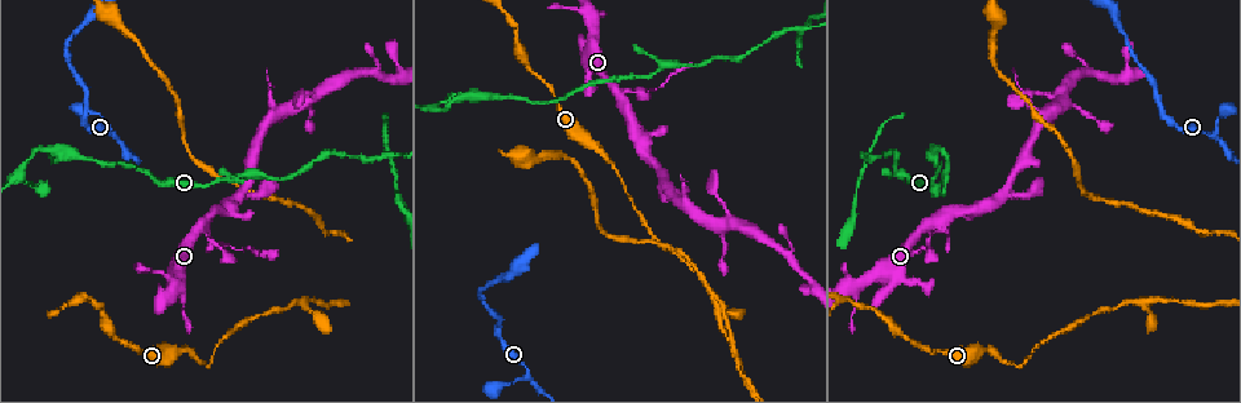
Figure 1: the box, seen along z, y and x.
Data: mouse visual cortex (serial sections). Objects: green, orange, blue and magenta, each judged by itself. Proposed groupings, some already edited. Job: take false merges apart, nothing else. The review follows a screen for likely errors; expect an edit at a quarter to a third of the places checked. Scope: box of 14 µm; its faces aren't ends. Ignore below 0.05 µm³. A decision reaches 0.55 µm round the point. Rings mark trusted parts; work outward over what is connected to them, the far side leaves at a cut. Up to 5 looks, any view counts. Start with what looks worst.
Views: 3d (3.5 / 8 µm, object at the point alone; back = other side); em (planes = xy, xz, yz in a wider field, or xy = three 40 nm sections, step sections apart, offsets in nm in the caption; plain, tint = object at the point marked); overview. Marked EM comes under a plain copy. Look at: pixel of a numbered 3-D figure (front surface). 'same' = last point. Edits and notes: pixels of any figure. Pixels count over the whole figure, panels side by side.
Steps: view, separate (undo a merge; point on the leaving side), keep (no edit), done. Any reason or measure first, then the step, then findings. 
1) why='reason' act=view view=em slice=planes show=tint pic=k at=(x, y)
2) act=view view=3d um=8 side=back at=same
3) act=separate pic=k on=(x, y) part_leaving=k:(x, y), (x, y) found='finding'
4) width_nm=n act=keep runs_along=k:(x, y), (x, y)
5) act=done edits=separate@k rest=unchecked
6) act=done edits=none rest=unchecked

why='branch point' act=view view=3d um=3.5 pic=1 at=(390, 157)

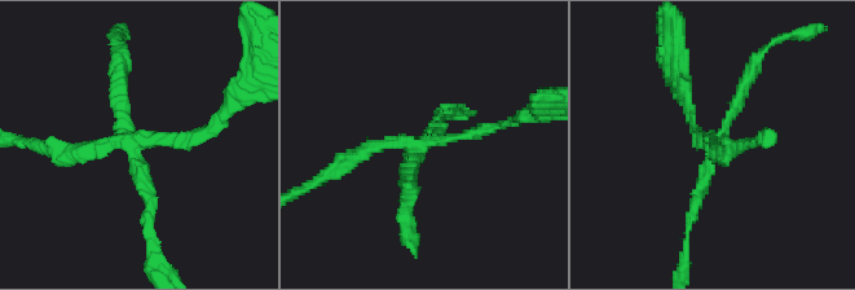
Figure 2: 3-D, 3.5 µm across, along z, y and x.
act=view view=em slice=xy step=3 show=tint pic=2 at=(414, 144)

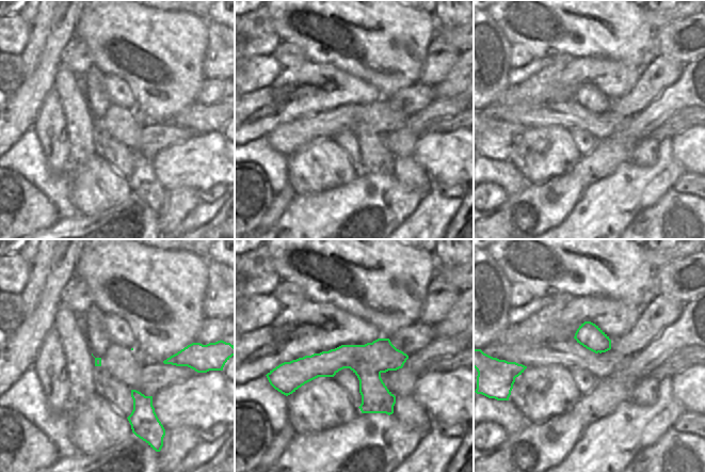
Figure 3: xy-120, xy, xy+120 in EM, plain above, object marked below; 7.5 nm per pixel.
act=separate pic=2 on=(697, 193) part_leaving=2:(126, 143), (149, 198), (153, 258) found='a second cell is stuck on'

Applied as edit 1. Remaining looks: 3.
why='redraw' act=view view=overview

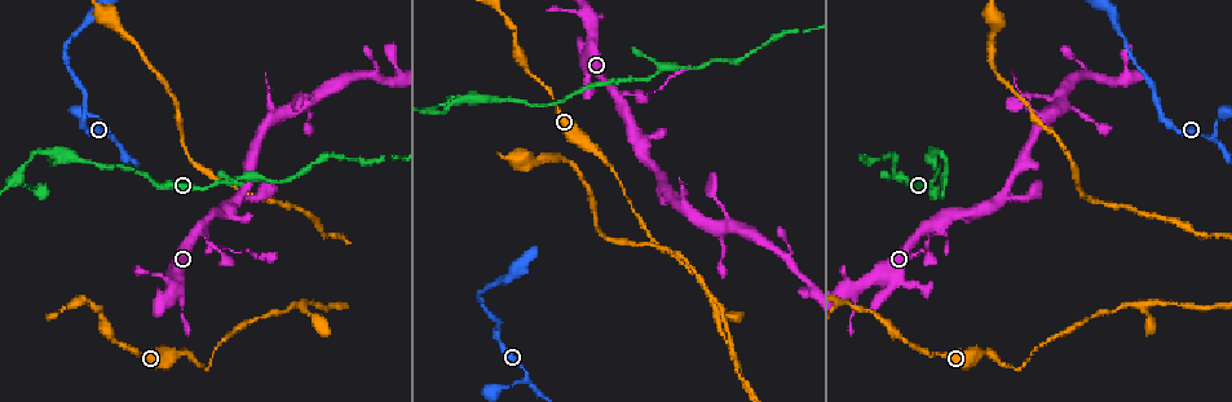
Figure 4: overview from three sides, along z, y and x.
why='a narrow waist' act=view view=3d um=3.5 pic=4 at=(18, 176)

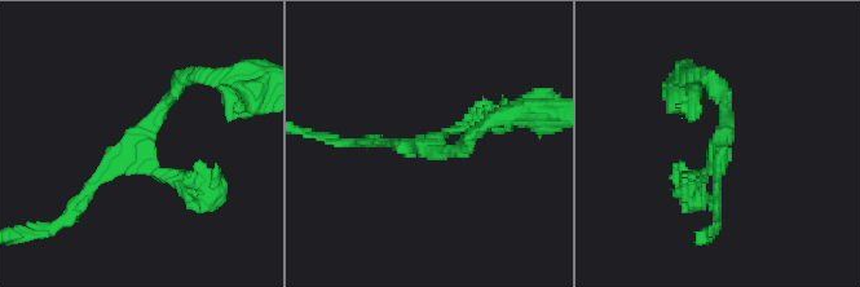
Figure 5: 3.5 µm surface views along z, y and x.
arms=3 arm_widths_nm=100,150,200 why='shape alone is not enough' act=view view=em slice=xy step=5 show=tint pic=5 at=(143, 137)

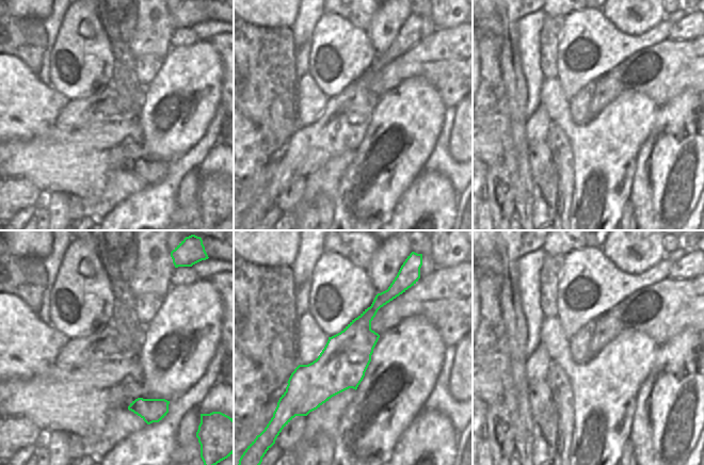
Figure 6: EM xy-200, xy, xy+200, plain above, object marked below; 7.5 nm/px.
act=keep runs_along=5:(704, 79), (727, 131), (693, 182) found='continuous, no second cell'

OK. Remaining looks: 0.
act=done edits=separate@2 rest=unchecked

